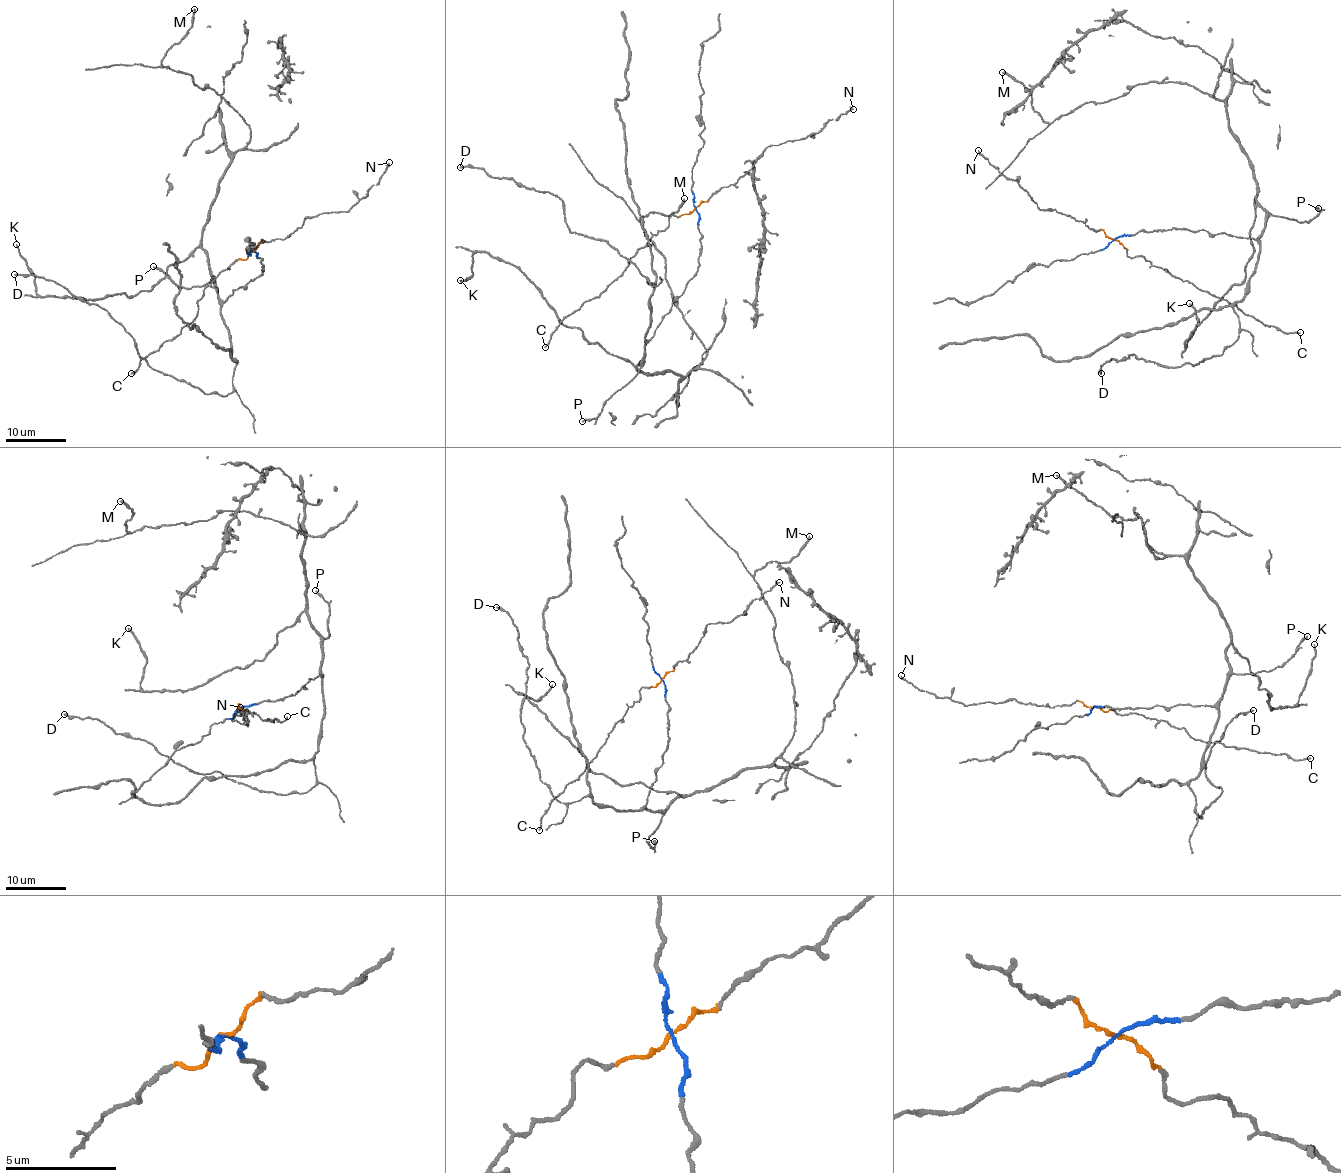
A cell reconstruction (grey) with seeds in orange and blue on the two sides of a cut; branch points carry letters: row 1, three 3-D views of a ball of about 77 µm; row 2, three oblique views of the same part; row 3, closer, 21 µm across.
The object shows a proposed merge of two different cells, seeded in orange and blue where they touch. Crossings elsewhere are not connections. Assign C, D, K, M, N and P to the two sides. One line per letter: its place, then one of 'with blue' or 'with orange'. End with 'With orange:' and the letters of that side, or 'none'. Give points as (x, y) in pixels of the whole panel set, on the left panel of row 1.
C: at (131, 373); with orange
D: at (14, 274); with blue
K: at (16, 244); with blue
M: at (194, 9); with blue
N: at (389, 162); with orange
P: at (153, 266); with blue
With orange: C, N

